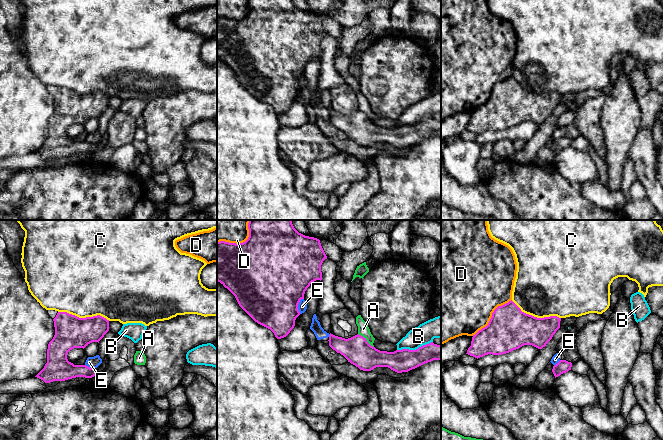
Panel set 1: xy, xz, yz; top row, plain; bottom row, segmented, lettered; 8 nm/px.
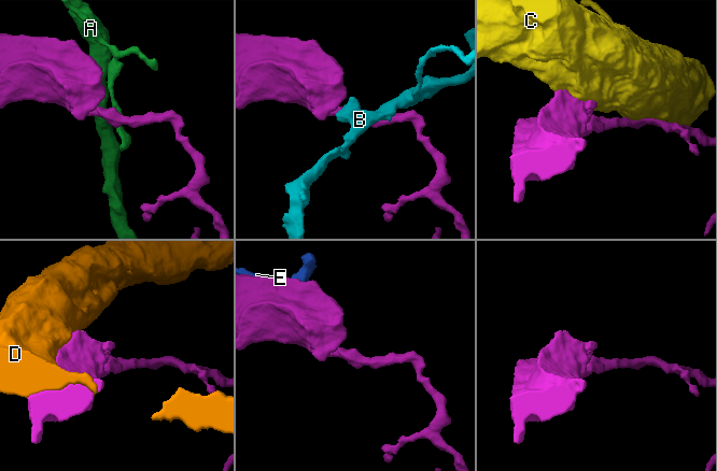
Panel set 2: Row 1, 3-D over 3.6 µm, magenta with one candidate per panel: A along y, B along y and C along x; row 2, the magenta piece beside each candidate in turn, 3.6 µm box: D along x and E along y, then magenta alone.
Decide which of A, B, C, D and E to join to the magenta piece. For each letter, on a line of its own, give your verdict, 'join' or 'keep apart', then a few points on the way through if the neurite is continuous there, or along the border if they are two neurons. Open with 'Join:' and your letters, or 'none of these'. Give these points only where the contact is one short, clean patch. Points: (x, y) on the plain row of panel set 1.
Join: none of these
A: keep apart
B: keep apart
C: keep apart
D: keep apart
E: keep apart

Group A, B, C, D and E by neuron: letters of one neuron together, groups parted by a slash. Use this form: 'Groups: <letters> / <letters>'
Groups: A / B / C / D / E

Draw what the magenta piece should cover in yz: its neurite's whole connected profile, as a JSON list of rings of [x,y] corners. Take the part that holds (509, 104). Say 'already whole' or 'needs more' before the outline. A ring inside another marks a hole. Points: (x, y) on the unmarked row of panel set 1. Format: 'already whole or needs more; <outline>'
already whole; [[[511,76],[498,82],[488,101],[472,113],[467,129],[475,134],[502,131],[532,121],[542,125],[560,104],[561,94],[537,94],[526,90]]]

